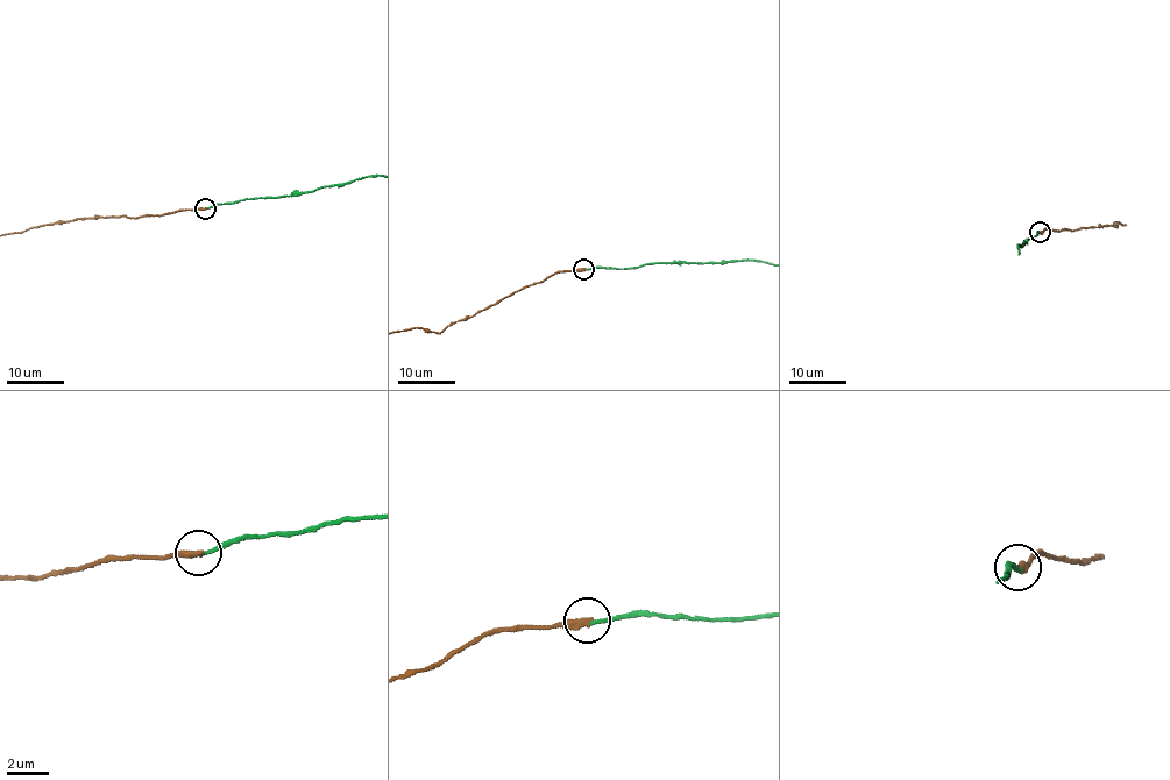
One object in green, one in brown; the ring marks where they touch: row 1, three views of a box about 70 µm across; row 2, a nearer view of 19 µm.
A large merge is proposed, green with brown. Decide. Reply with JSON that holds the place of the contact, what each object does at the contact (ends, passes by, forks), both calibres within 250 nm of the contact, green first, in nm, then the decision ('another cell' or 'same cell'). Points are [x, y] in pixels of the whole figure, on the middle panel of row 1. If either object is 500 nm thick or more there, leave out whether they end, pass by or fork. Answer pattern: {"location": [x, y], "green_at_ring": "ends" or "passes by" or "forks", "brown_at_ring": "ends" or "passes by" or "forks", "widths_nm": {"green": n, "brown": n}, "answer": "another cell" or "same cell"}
{"location": [583, 269], "green_at_ring": "ends", "brown_at_ring": "ends", "widths_nm": {"green": 180, "brown": 360}, "answer": "same cell"}

